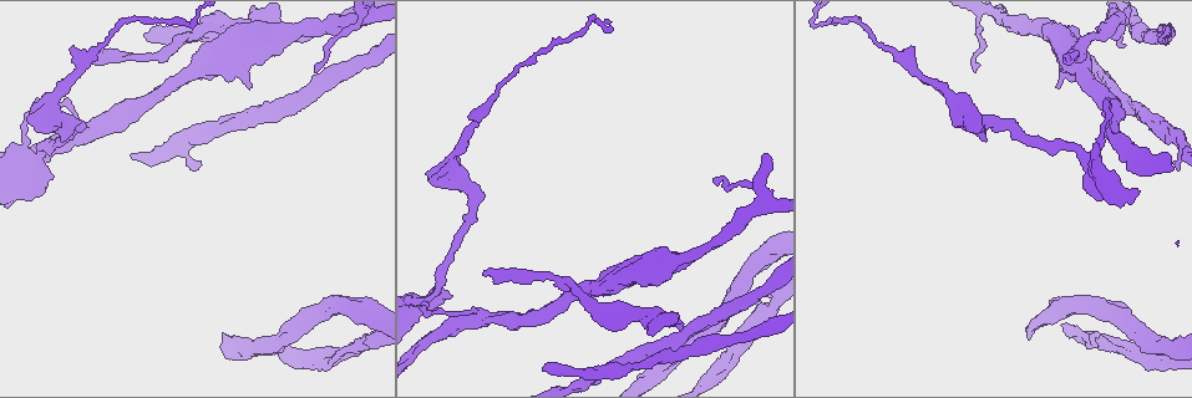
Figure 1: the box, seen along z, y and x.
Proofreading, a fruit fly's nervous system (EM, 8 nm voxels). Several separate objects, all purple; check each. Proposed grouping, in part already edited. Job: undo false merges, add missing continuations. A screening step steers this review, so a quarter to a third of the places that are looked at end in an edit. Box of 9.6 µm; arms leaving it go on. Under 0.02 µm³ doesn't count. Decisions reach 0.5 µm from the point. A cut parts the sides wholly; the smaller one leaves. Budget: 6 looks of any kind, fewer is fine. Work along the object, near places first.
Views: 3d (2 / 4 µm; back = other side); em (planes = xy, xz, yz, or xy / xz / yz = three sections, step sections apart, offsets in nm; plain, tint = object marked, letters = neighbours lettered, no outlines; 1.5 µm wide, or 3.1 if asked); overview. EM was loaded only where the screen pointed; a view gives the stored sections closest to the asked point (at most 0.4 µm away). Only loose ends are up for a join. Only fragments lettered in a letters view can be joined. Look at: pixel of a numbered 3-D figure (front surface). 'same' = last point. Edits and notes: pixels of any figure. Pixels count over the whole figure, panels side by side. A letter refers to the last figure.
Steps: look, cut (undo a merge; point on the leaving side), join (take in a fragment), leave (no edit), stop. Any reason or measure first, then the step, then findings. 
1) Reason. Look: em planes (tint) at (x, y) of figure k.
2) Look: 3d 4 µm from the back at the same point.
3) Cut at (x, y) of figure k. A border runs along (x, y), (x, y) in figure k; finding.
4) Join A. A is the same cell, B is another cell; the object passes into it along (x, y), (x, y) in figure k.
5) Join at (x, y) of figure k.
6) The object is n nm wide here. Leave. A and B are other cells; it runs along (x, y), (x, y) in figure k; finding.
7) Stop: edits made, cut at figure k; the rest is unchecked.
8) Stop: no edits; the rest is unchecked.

Look: 3d 4 µm at (815, 24) of figure 1.

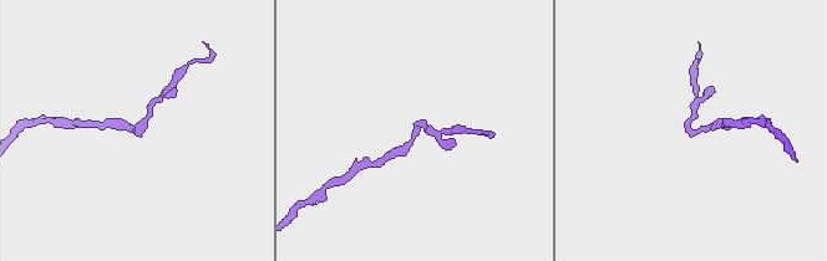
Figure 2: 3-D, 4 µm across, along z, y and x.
Now the EM. Look: em yz step 8 (tint) at (416, 129) of figure 2.

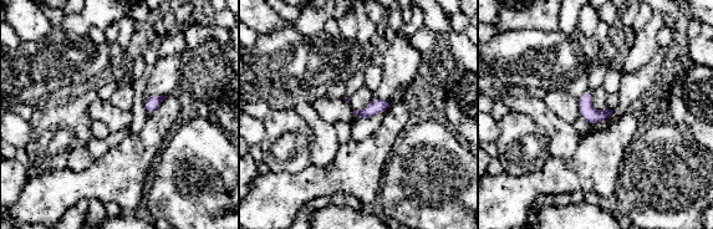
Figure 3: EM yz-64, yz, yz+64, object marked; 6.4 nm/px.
Look: em yz step 8 (letters) at the same point.

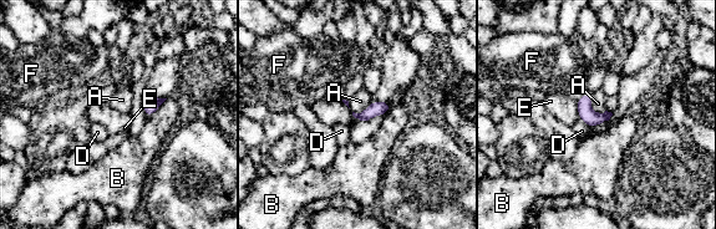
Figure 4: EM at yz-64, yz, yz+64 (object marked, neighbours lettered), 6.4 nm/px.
Leave. A, B, D, E and F are other cells; one neuron here.

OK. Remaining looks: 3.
Free end. Look: 3d 2 µm from the back at (486, 275) of figure 1.

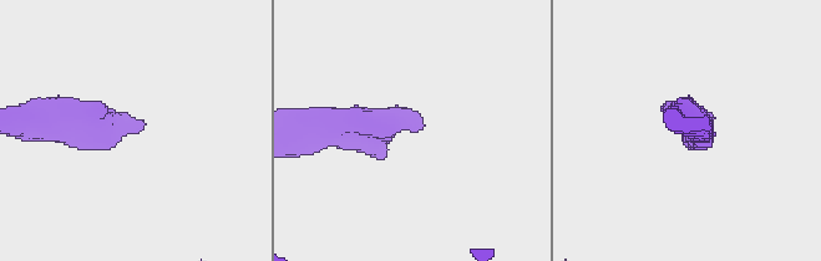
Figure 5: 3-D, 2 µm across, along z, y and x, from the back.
Shape alone is not enough. Look: em xz step 8 (tint) at (136, 124) of figure 5.

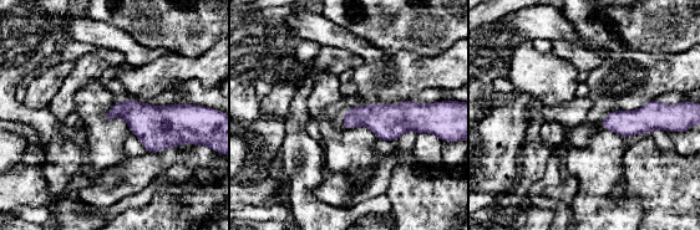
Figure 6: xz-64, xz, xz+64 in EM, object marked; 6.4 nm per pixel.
Cut it another way. Look: em planes (letters) at the same point.

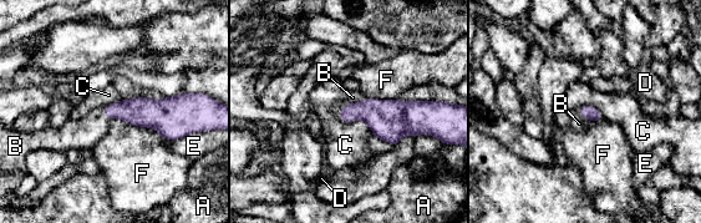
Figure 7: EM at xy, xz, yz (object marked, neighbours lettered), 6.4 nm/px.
Join B. B is the same cell, A, C, D, E and F are other cells; it goes on there.

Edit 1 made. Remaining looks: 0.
Stop: edits made, join at figure 7; the rest is unchecked.

